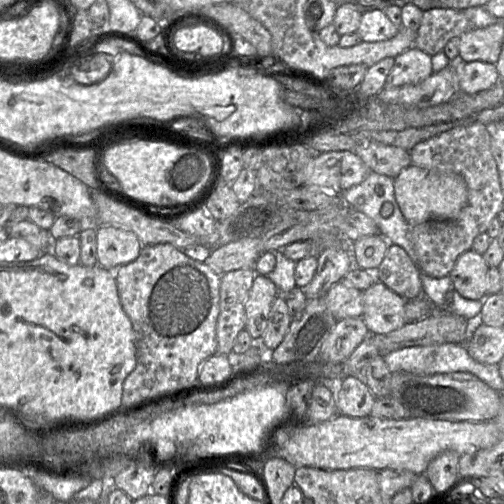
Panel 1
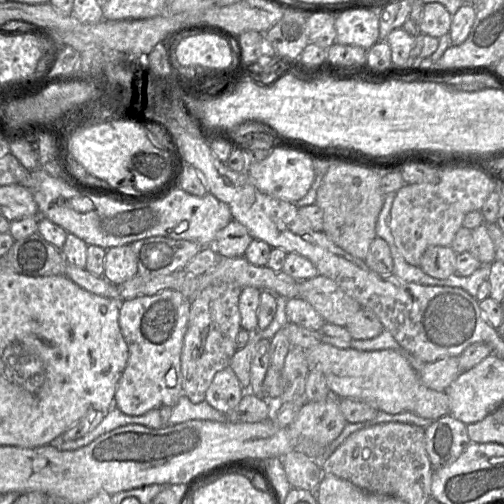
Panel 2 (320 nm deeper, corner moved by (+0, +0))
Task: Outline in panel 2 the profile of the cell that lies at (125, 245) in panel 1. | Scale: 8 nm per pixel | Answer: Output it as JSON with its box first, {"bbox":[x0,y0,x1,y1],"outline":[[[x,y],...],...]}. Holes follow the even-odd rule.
{"bbox":[103,245,138,285],"outline":[[[130,245],[106,250],[103,277],[113,285],[120,285],[138,274],[136,257]]]}

